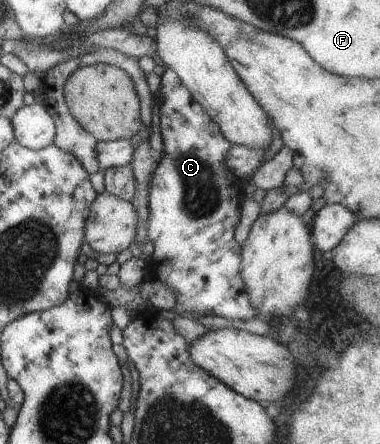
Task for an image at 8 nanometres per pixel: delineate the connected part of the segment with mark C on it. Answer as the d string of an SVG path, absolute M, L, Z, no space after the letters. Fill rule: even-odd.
M166 68L160 80L160 129L164 155L150 182L148 241L152 242L154 252L147 263L145 279L168 284L182 310L201 316L222 316L228 320L250 320L256 316L257 310L254 310L240 276L241 244L235 239L246 181L238 180L227 170L225 162L232 145L204 108L195 102L176 72Z

